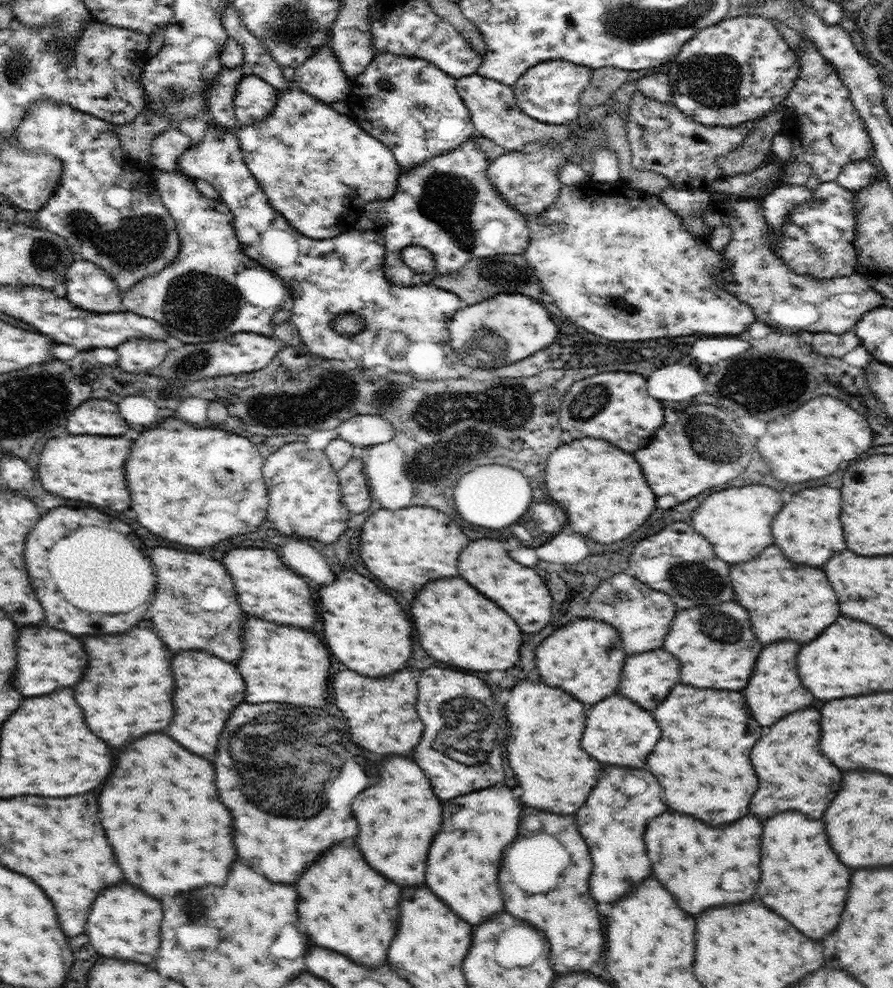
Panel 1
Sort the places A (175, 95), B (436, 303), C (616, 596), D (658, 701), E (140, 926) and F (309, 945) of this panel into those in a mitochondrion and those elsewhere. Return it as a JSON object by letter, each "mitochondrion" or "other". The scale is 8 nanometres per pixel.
{"A":"mitochondrion","B":"other","C":"mitochondrion","D":"other","E":"other","F":"other"}

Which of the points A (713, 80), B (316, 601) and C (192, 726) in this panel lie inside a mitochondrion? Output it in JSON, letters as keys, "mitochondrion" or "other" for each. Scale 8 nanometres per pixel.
{"A":"mitochondrion","B":"other","C":"other"}

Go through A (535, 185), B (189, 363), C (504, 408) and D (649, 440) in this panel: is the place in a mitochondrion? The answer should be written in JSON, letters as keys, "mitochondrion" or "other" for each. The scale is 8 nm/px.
{"A":"mitochondrion","B":"mitochondrion","C":"mitochondrion","D":"other"}

